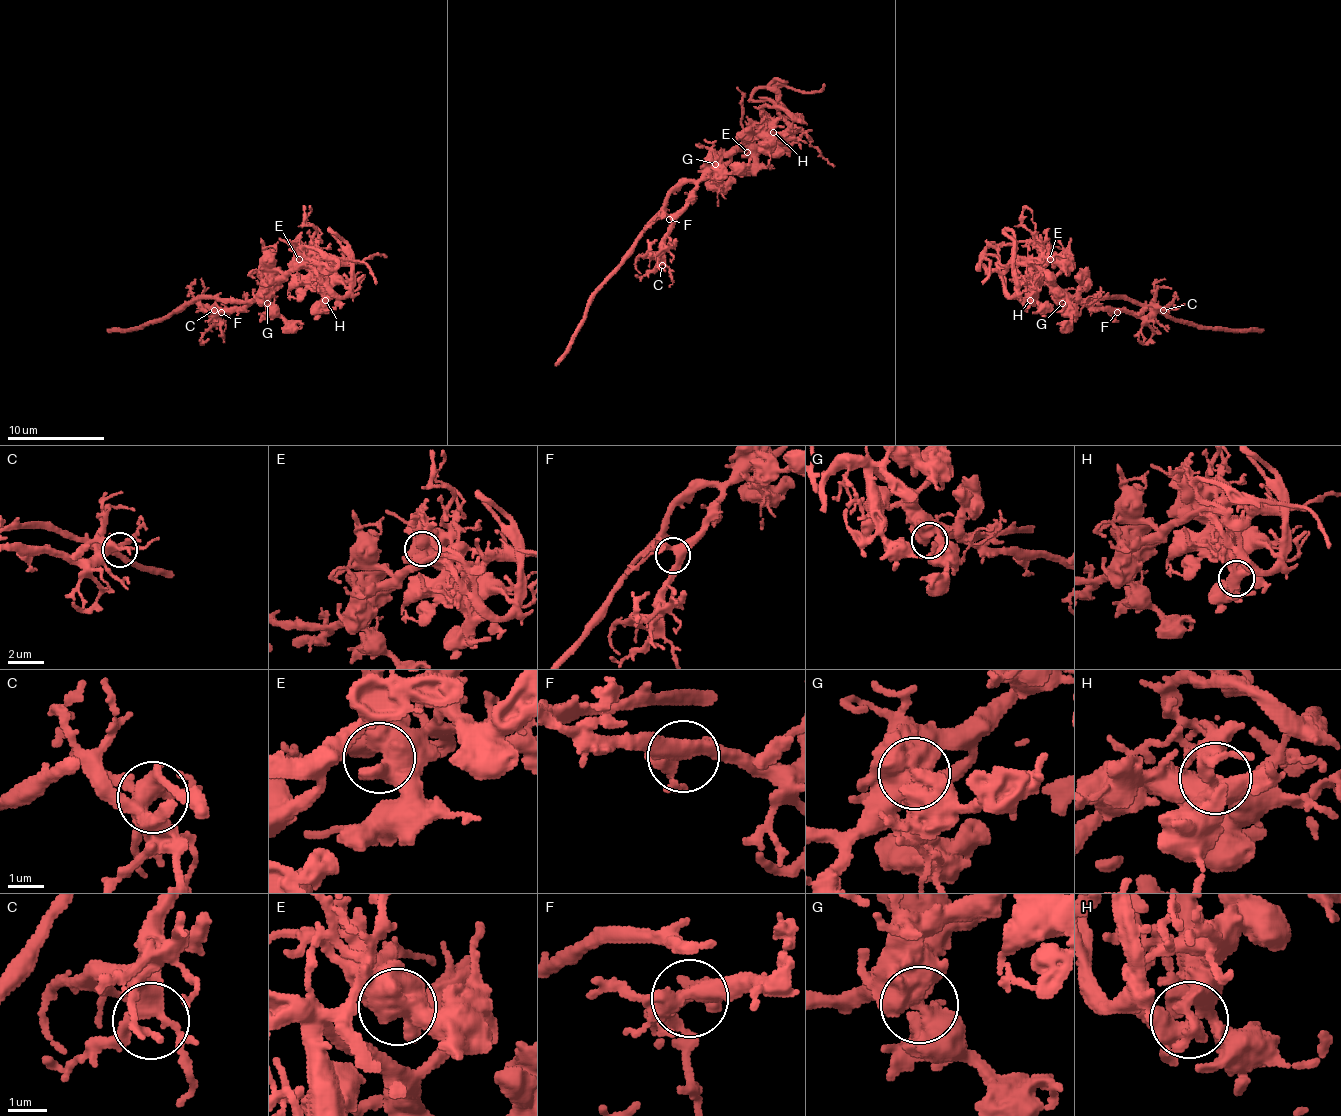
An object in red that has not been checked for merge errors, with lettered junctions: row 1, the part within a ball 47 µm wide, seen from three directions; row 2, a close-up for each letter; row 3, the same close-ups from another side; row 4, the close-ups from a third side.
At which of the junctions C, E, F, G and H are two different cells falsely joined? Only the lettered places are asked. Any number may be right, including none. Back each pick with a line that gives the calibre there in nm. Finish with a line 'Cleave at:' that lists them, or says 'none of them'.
Cleave at: none of them

